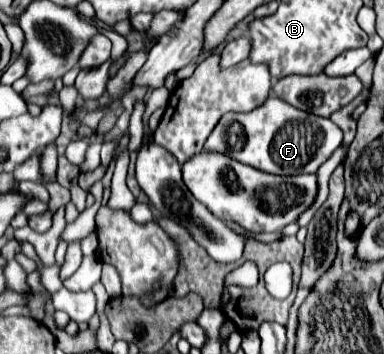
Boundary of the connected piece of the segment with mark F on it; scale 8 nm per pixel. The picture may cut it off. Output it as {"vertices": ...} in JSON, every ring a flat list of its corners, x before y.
{"vertices":[[269,97,263,105,249,113,225,113,205,141,203,151,229,155,239,163,251,165,265,173,299,175,317,173,317,169,331,157,341,141,343,131,331,119,309,115,291,107,279,97]]}

